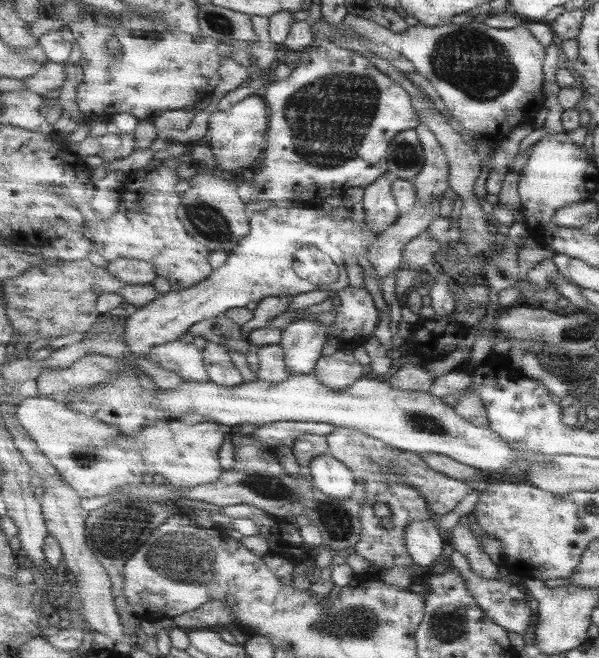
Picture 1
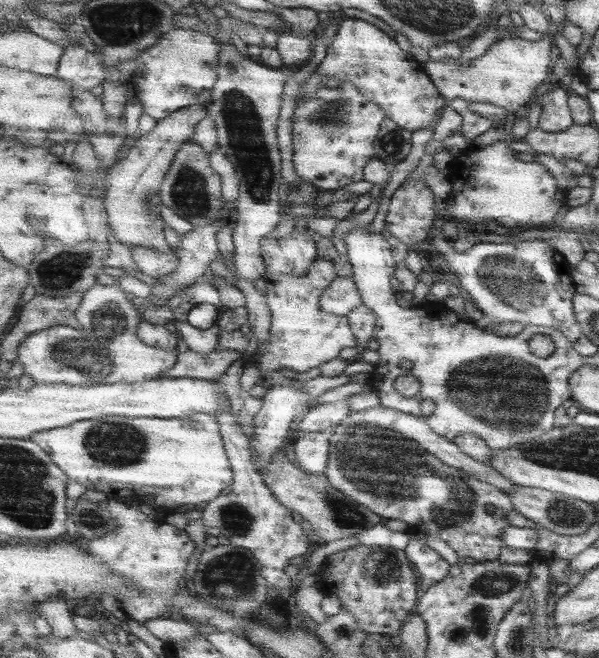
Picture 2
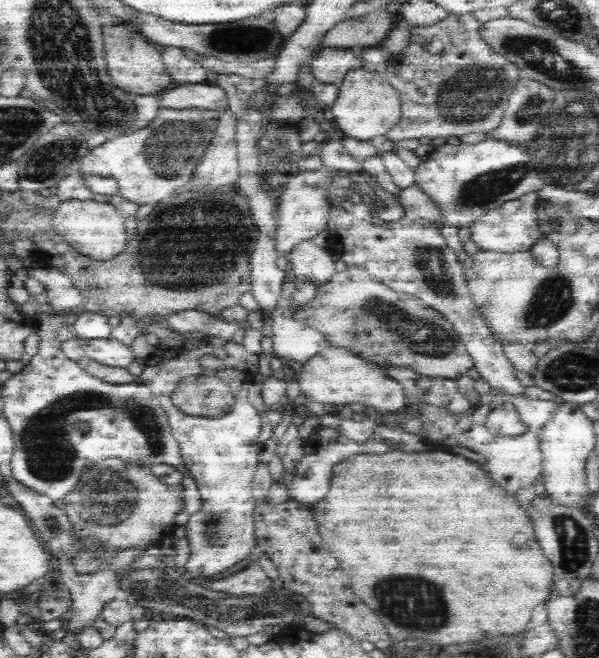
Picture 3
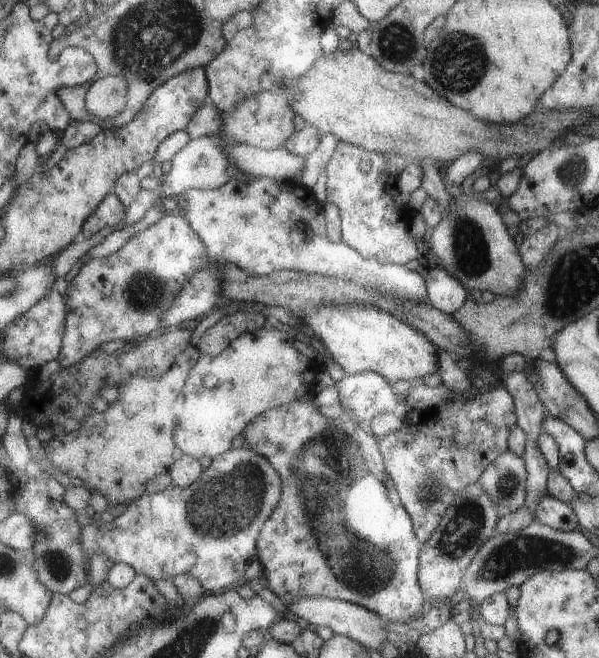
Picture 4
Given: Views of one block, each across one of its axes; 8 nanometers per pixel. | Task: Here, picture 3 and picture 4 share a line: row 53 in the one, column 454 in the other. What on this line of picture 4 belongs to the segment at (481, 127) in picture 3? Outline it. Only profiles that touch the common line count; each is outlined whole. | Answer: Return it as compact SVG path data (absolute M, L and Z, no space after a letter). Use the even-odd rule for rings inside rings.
M495 388L489 394L479 394L475 398L461 398L447 402L429 410L411 410L409 418L403 420L405 426L397 434L389 434L381 438L381 454L385 456L385 466L389 468L389 478L393 478L397 492L401 494L401 502L413 520L417 530L417 540L425 546L433 534L437 534L437 526L441 526L441 518L445 518L445 510L453 506L453 498L457 492L465 490L465 486L481 480L483 472L509 450L509 434L517 422L517 402L509 394L507 388Z

